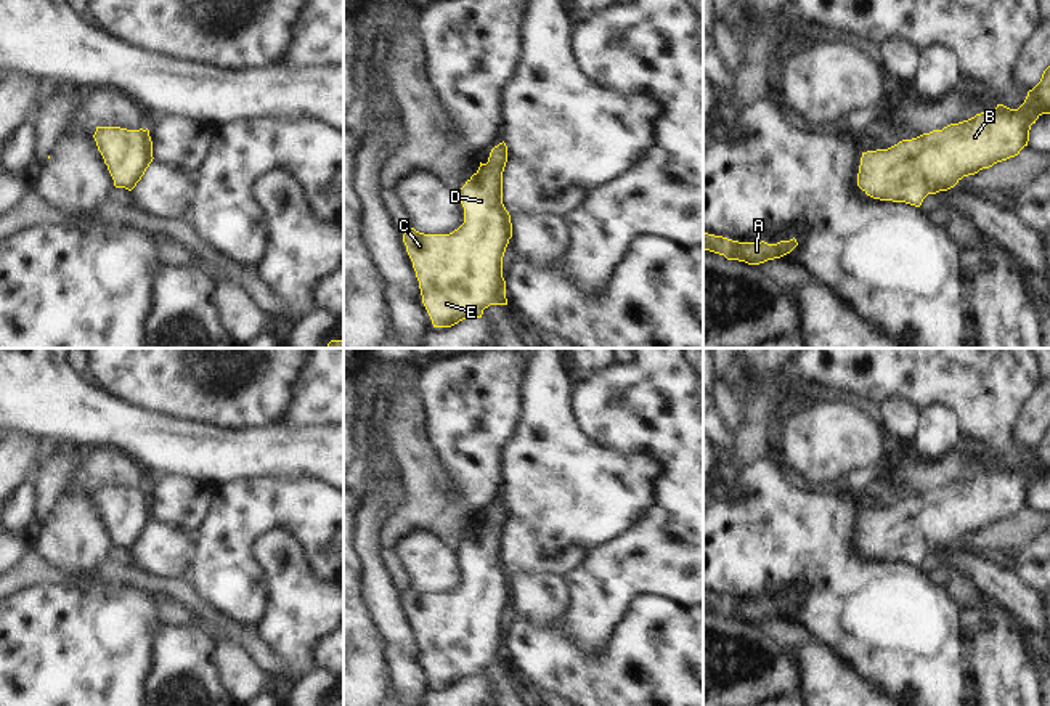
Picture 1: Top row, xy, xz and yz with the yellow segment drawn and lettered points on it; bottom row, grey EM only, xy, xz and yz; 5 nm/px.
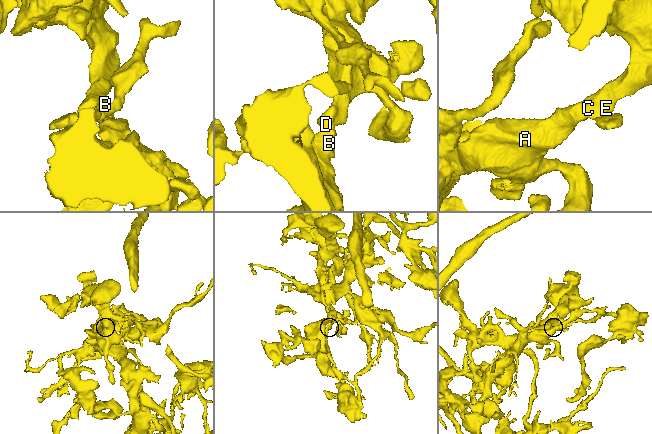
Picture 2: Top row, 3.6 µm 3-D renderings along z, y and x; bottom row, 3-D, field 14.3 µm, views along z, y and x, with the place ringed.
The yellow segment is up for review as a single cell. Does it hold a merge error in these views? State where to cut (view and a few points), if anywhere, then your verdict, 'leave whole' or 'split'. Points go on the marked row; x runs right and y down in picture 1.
no cut; leave whole

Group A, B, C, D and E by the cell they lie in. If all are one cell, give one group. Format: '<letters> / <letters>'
A B C D E

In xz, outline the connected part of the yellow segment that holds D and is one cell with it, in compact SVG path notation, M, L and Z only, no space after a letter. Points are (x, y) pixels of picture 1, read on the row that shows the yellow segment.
M503 141L459 189L464 223L458 229L450 234L424 234L411 228L403 234L433 327L451 327L466 318L482 318L490 305L507 305L503 257L512 237L512 223L503 204L506 162L507 146Z

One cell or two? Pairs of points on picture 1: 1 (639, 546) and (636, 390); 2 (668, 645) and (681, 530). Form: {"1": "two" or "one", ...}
{"1": "one", "2": "two"}

